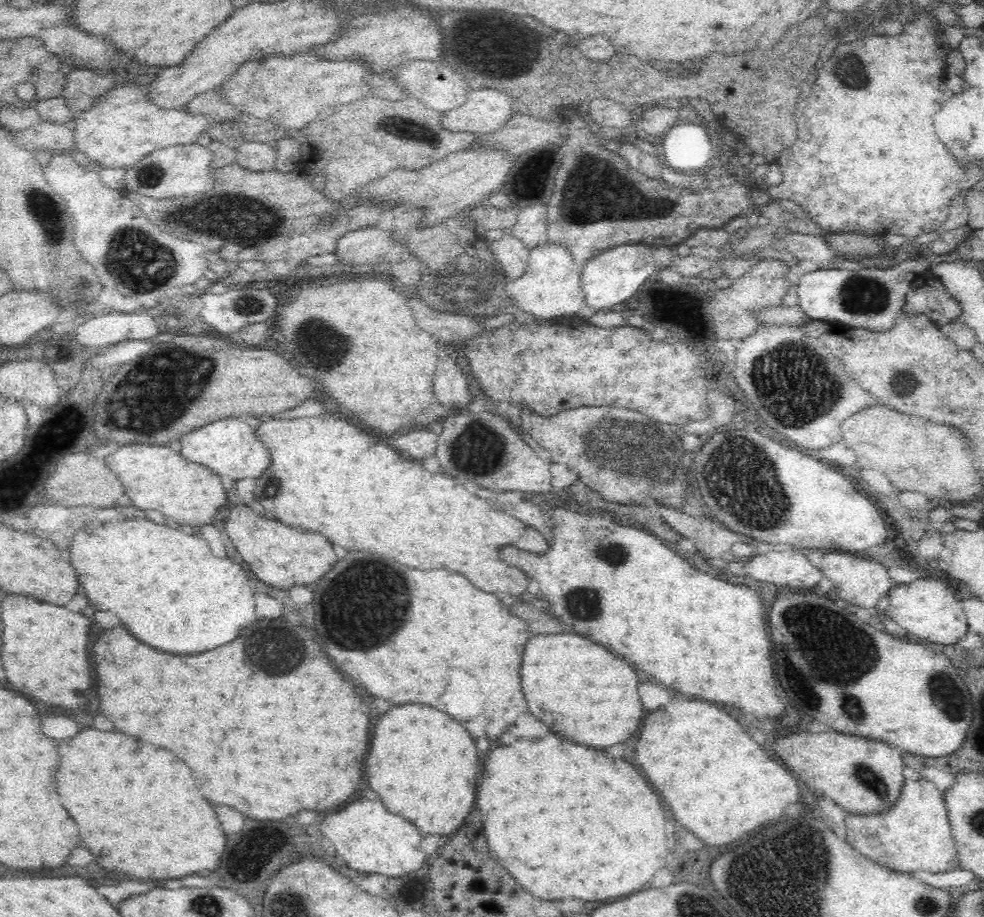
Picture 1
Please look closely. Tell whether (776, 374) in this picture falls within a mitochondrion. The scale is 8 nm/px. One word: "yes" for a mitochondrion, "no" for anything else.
yes

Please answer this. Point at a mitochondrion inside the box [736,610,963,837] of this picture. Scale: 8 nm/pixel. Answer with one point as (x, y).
(860, 668)

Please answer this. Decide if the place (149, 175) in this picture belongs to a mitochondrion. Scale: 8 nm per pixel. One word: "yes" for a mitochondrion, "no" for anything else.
yes

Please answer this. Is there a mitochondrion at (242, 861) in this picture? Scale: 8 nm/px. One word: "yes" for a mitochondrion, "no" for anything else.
no

